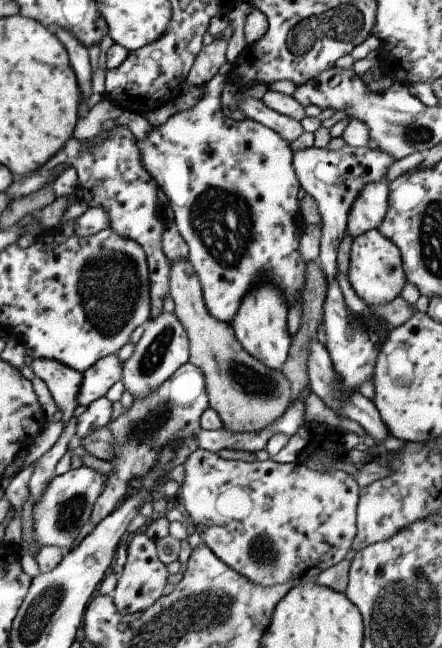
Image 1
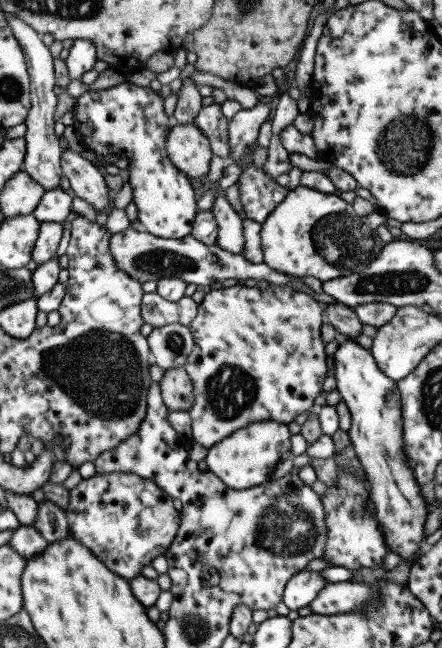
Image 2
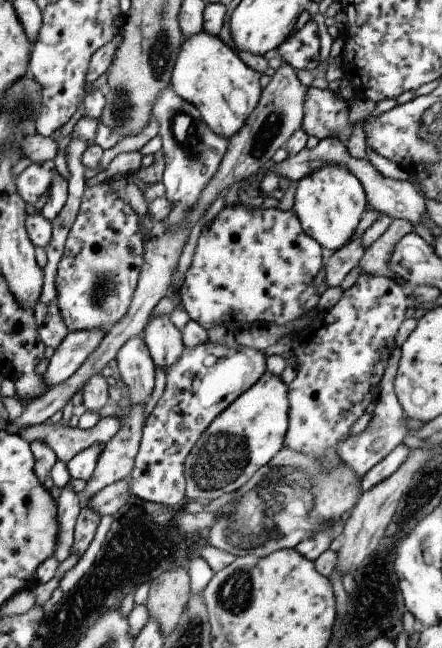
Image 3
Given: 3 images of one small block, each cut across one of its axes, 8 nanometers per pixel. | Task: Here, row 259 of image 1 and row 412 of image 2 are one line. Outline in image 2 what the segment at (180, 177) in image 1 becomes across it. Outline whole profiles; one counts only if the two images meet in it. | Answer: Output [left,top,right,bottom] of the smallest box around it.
[182,283,328,448]

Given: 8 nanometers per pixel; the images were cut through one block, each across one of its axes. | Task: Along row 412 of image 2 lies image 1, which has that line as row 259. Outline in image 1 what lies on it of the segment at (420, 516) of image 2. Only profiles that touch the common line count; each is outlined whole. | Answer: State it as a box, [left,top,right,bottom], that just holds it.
[346,229,407,307]

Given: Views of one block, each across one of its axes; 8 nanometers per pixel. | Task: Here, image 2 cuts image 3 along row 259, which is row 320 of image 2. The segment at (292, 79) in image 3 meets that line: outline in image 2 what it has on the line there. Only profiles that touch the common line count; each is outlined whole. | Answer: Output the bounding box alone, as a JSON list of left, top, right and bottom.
[141,291,179,328]

